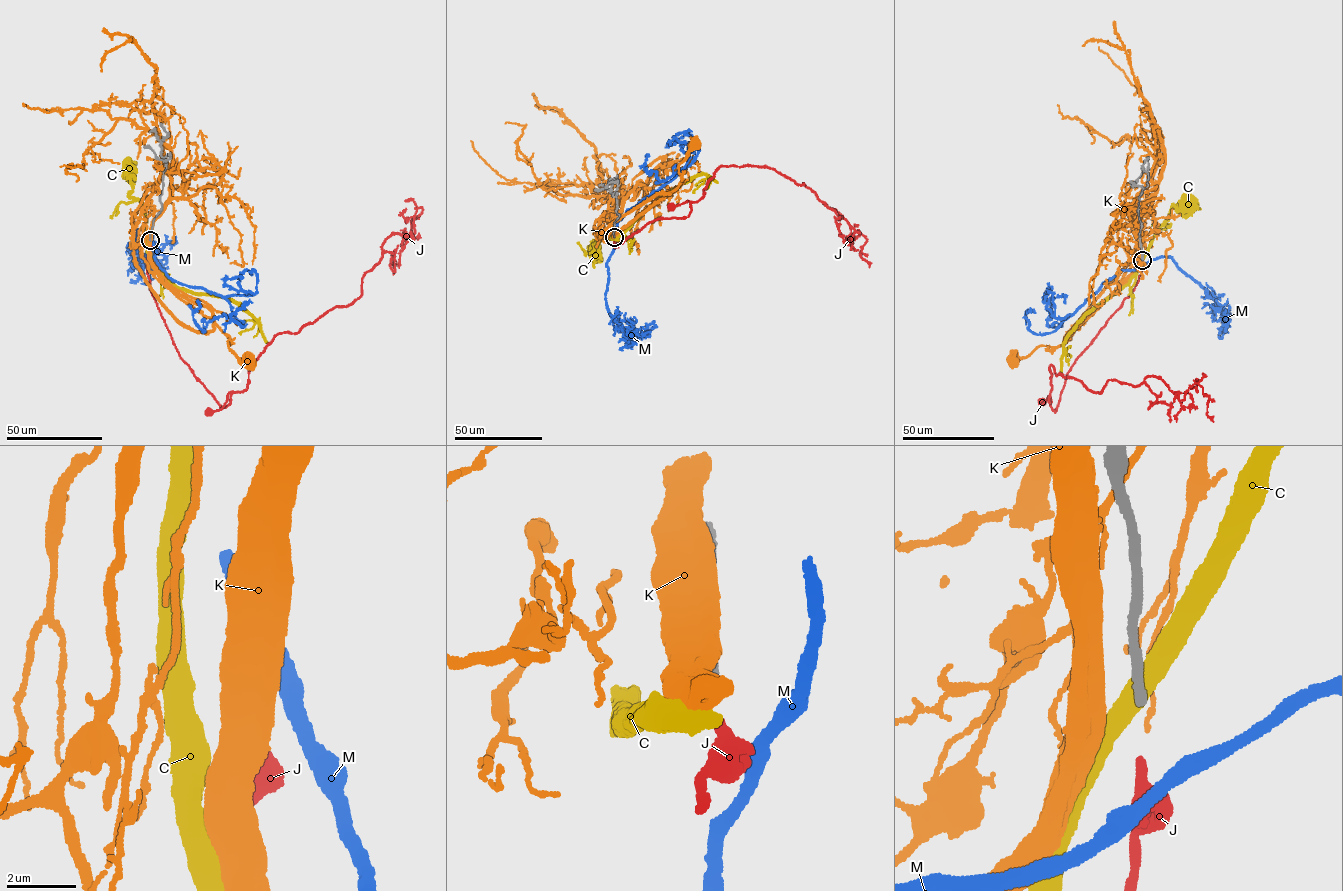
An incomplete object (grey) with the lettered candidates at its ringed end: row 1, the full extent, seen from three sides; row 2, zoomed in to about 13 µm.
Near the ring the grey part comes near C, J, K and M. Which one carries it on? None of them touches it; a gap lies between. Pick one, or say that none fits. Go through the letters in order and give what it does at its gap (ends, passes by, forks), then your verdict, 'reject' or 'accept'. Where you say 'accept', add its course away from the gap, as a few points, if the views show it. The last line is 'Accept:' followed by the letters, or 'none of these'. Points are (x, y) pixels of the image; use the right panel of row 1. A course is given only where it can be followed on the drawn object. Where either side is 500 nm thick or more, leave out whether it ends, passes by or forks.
C: it passes by; reject
J: it ends there; accept; it runs (1142, 263), (1141, 273), (1132, 292), (1066, 375), (1055, 412), (1050, 396), (1042, 405), (1041, 401)
K: reject
M: it passes by; reject
Accept: J

